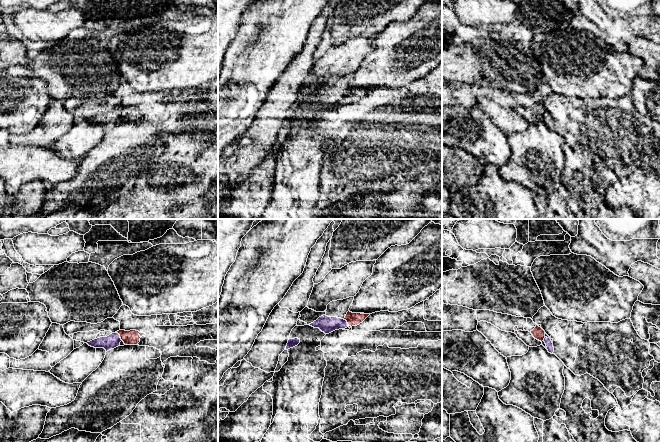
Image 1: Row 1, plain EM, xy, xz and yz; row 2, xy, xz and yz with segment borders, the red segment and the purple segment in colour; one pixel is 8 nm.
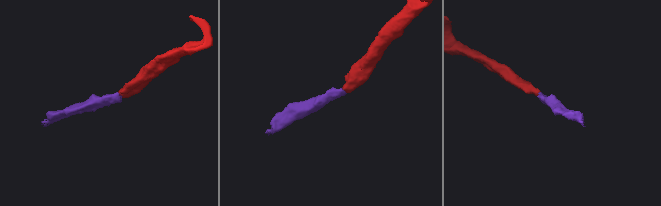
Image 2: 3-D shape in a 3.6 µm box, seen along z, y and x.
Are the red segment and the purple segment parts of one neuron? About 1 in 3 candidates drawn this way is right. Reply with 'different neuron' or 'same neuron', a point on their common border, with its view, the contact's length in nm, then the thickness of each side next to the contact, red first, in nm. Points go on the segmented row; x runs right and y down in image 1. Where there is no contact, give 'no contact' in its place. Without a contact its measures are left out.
same neuron | xy (120, 336) | 90 nm | 120/120 nm

